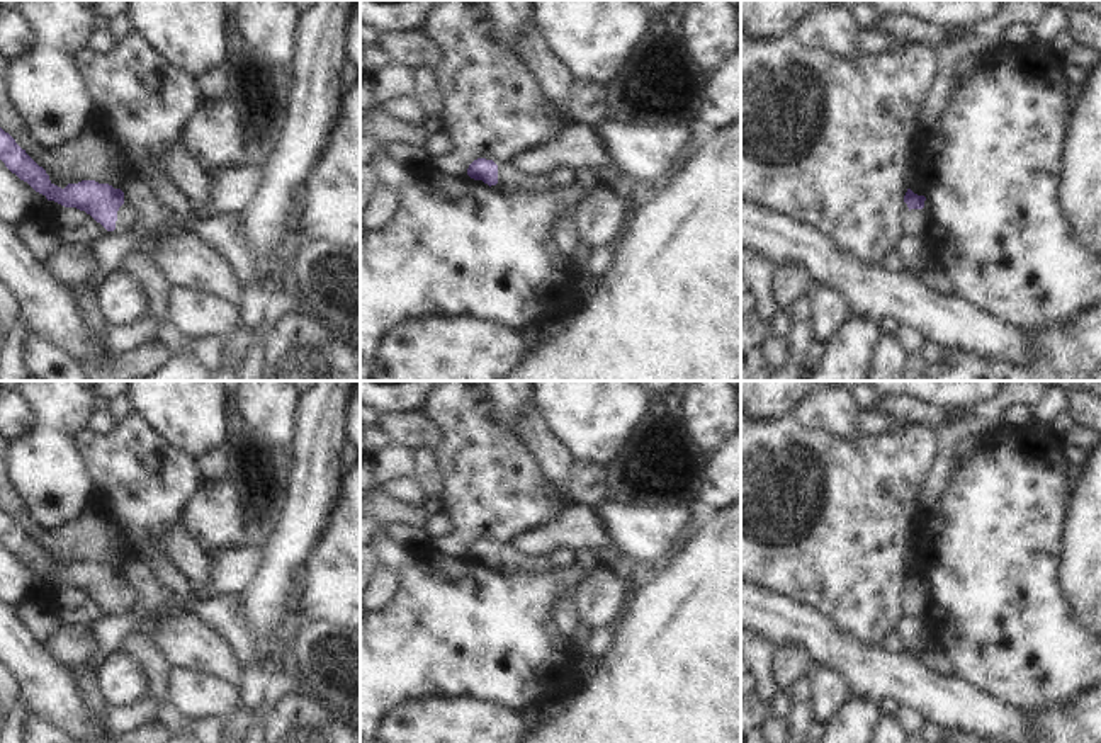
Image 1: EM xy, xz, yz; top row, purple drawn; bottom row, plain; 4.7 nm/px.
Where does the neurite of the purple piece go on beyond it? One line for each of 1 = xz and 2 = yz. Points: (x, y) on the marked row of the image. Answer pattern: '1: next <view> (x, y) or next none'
1: next xz (508, 177)
2: next yz (918, 221)

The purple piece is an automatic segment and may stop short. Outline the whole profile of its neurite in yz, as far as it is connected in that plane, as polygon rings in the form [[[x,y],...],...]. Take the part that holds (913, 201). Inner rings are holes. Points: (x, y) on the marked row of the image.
[[[907,189],[907,192],[904,196],[904,202],[909,207],[909,213],[906,214],[909,231],[918,231],[923,235],[926,231],[926,228],[929,226],[929,219],[923,209],[924,201],[926,201],[924,196],[918,196],[911,189]]]

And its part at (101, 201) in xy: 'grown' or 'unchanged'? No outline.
grown

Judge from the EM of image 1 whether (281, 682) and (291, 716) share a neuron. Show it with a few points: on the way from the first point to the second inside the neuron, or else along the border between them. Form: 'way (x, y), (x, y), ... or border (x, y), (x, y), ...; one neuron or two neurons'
way (284, 691), (284, 708); one neuron

